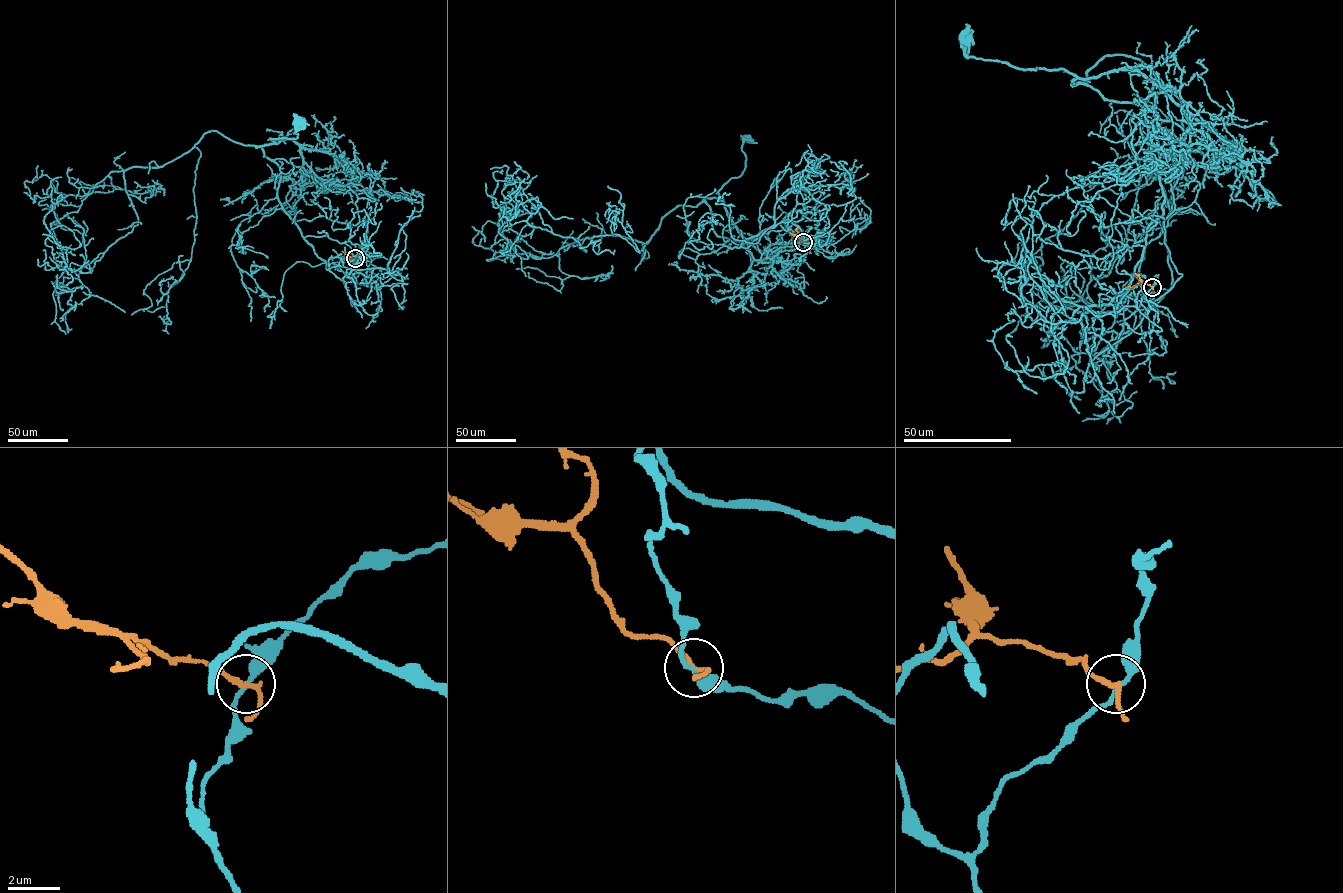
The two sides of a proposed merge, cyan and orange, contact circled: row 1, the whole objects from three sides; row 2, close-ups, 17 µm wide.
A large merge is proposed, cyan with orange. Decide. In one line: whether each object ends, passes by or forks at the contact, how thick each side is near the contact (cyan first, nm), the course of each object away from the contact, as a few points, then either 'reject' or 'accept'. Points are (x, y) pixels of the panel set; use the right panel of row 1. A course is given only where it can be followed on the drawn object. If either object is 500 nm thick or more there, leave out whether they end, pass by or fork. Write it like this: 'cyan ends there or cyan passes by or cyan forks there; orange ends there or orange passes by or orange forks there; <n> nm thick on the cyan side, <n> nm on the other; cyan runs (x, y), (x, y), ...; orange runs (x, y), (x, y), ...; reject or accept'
cyan passes by; orange passes by; 170 nm thick on the cyan side, 170 nm on the other; cyan runs (1152, 287), (1113, 293), (1163, 214), (1143, 109), (1067, 70), (966, 57), (966, 38); orange runs (1152, 287), (1141, 283), (1125, 287); reject

